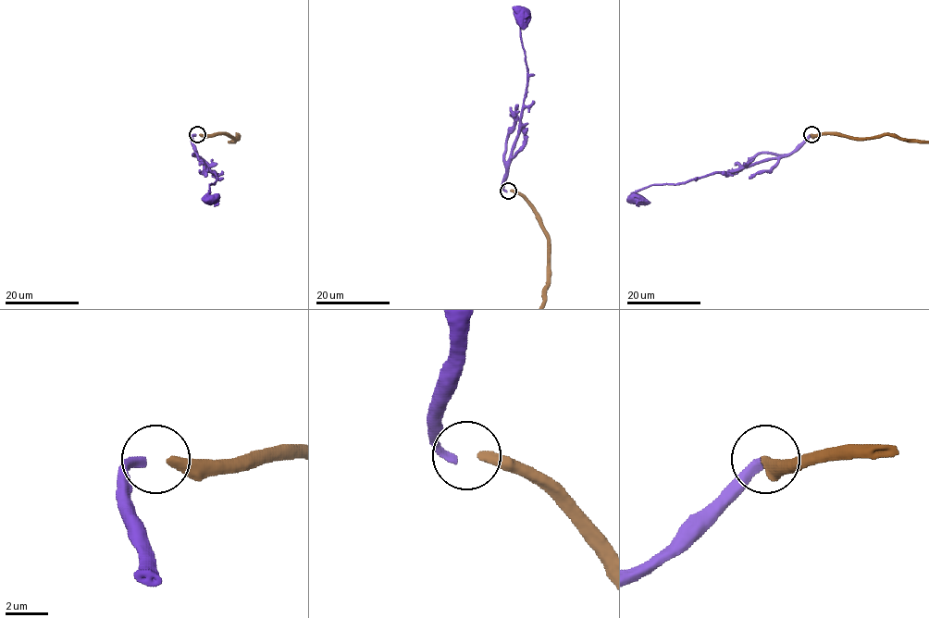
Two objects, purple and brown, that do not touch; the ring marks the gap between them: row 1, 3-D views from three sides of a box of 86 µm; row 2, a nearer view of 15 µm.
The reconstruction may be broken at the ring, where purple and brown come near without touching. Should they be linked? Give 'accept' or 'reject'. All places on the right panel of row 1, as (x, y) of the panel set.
accept

